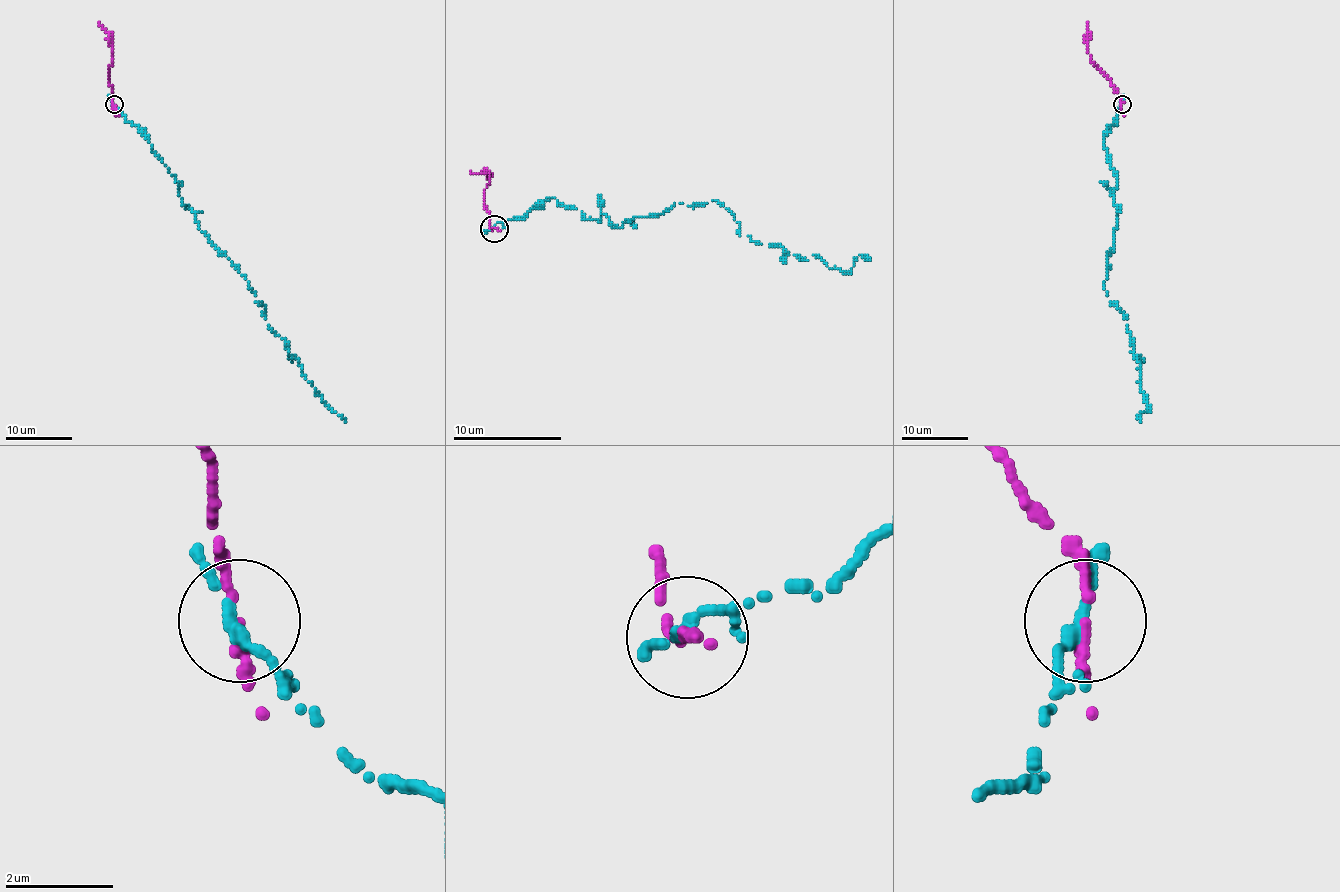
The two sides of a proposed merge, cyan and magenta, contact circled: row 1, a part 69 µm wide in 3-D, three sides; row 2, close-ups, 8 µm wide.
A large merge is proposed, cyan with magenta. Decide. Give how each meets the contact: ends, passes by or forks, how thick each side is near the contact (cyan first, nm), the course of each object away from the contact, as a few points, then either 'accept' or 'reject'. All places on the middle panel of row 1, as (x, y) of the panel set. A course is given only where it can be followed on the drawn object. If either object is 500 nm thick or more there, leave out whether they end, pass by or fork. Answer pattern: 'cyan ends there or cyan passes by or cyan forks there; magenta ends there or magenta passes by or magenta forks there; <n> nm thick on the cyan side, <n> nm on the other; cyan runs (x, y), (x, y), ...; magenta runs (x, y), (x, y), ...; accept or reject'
cyan passes by; magenta ends there; 200 nm thick on the cyan side, 240 nm on the other; cyan runs (495, 228), (549, 198), (620, 228), (674, 203), (715, 200), (753, 241), (843, 271), (859, 255), (870, 260); magenta runs (495, 228), (484, 206), (484, 190), (489, 173), (470, 173); reject

